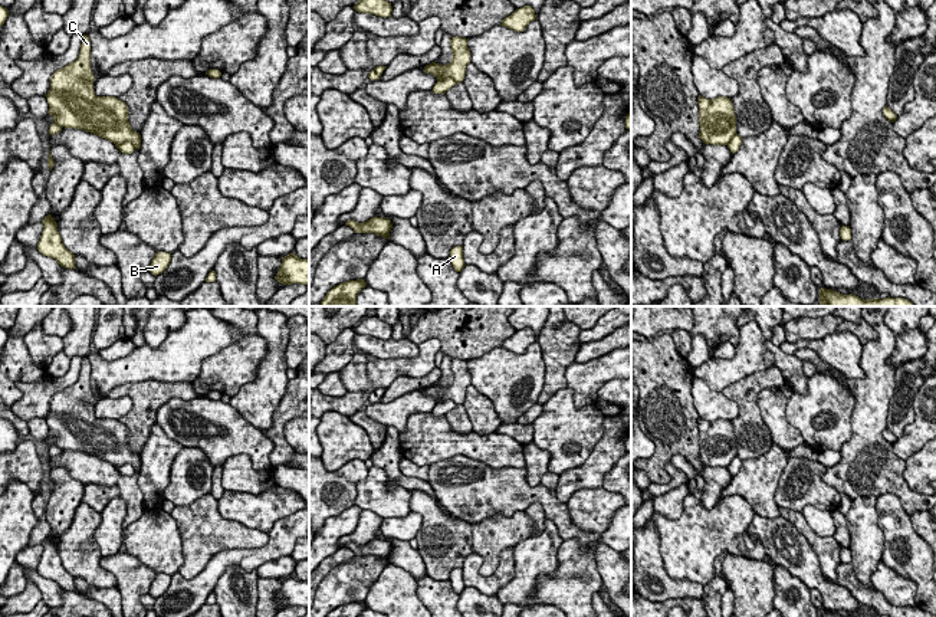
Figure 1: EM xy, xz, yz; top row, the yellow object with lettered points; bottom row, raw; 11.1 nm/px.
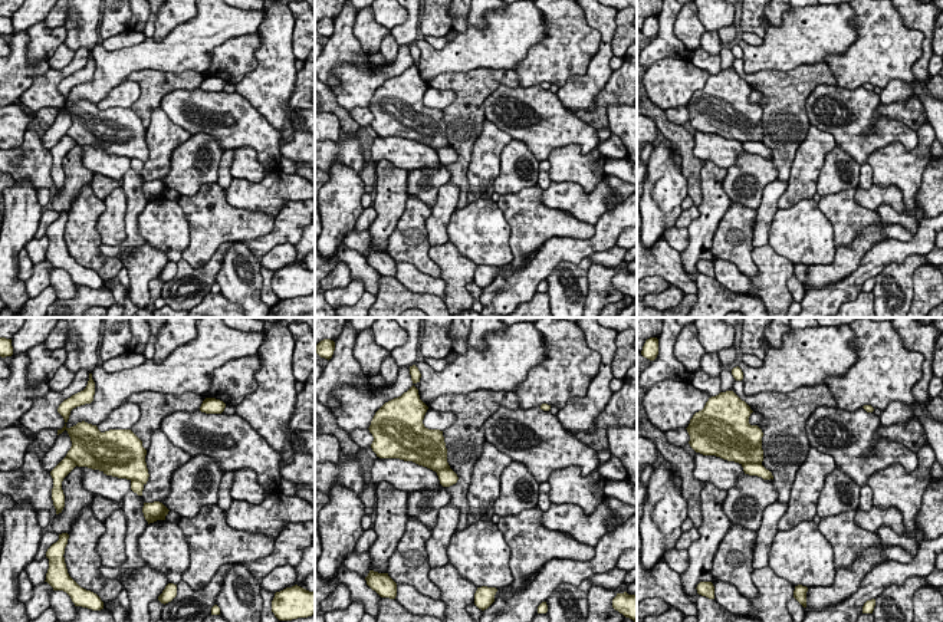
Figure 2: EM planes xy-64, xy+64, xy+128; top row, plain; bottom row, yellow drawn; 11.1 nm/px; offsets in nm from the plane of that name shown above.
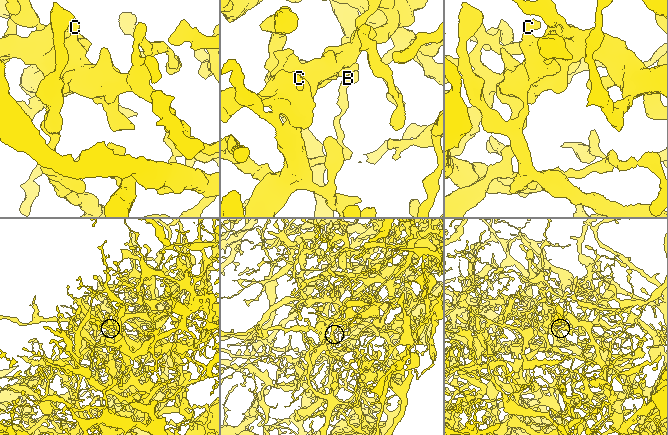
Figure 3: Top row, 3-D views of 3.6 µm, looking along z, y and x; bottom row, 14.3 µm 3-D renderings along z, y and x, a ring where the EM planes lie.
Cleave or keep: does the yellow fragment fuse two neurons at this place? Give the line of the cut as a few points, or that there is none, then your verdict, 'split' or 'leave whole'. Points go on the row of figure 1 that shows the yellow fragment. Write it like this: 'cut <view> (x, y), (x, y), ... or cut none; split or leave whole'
cut xy (115, 143), (130, 141), (135, 147); split

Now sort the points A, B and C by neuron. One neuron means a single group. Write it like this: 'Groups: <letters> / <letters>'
Groups: A B / C

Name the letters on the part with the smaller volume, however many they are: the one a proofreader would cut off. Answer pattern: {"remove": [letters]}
{"remove": ["C"]}

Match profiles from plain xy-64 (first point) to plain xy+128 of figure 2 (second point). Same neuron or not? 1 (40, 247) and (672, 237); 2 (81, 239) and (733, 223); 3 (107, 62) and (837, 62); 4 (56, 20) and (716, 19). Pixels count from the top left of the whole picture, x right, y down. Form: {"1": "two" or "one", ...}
{"1": "one", "2": "one", "3": "two", "4": "one"}

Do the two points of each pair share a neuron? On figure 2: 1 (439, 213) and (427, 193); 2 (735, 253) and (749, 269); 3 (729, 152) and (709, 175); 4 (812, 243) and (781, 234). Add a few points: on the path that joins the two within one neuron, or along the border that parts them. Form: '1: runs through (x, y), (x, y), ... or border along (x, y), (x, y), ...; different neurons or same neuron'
1: border along (449, 180), (439, 188), (437, 200), (431, 207); different neurons
2: runs through (739, 257), (745, 265); same neuron
3: border along (705, 160), (713, 161), (726, 170); different neurons
4: runs through (805, 236), (788, 234); same neuron

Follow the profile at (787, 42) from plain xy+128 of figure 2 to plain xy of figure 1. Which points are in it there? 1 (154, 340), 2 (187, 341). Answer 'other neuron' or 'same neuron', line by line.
1: other neuron
2: same neuron

